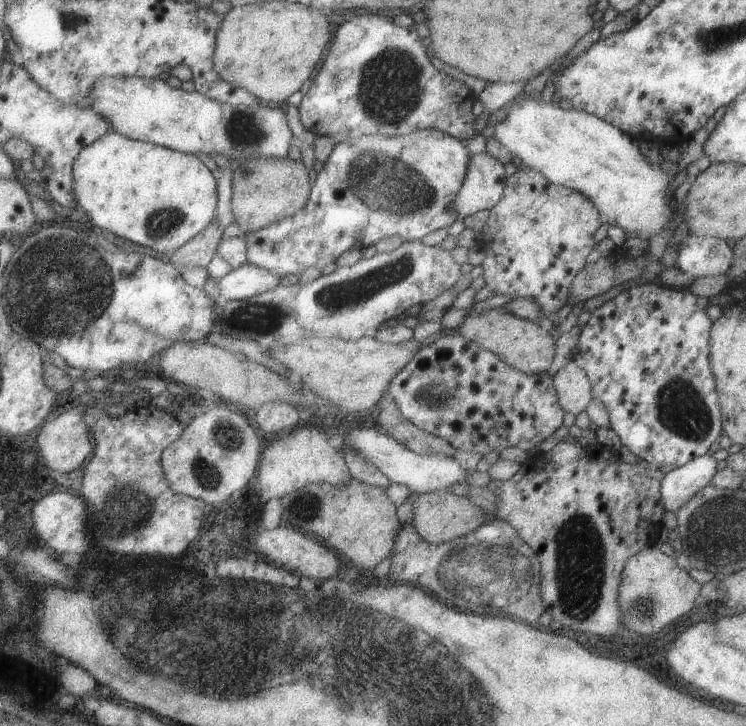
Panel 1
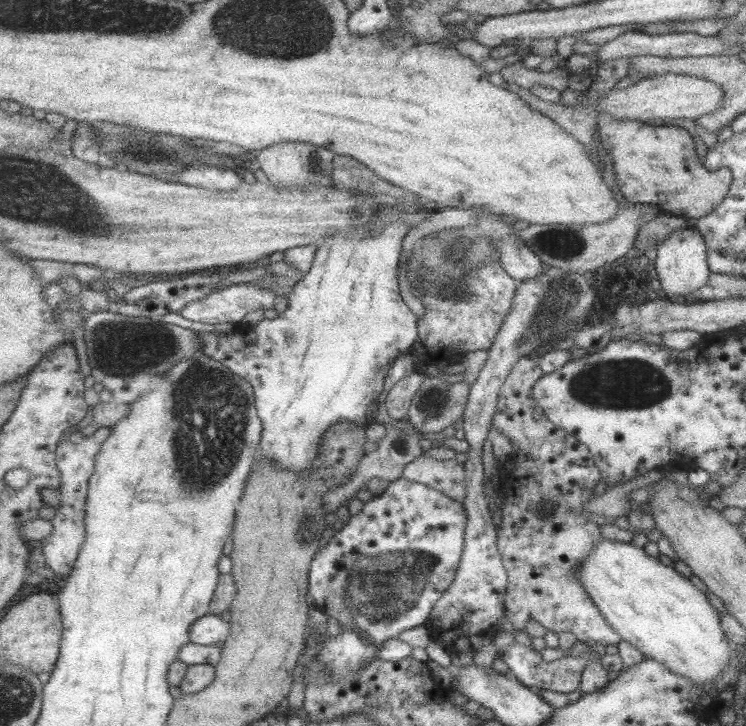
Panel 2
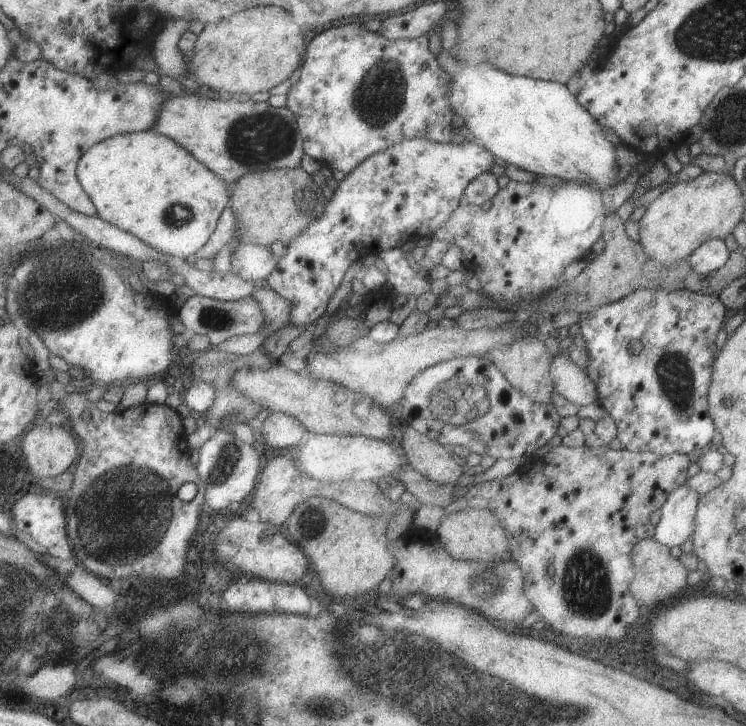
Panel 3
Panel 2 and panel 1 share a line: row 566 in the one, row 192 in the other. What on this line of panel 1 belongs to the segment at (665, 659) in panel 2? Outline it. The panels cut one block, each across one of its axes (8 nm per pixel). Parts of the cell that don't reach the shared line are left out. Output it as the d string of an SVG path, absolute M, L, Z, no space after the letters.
M520 93L505 104L507 115L503 122L495 123L497 140L513 156L520 158L522 164L544 175L550 183L567 187L588 198L596 206L603 222L611 227L619 227L624 232L633 232L637 238L649 243L671 218L675 200L673 193L669 194L669 188L675 175L665 173L660 165L651 164L639 151L635 137L622 133L608 122L603 122L603 119L573 108L563 110L555 104L556 98L552 102L543 103L538 95L513 102L519 96Z

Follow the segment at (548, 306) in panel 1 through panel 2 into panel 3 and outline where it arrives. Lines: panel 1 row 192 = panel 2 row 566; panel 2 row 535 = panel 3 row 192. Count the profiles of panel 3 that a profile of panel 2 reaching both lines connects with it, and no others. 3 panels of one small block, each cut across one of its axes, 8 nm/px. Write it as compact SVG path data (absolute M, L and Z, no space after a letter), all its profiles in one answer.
M508 181L505 187L497 190L488 210L462 202L449 222L434 232L434 238L458 246L462 251L464 268L479 277L483 285L481 292L491 296L495 302L510 305L523 301L526 295L541 298L543 293L557 288L562 283L561 274L568 264L588 258L590 246L602 235L604 218L601 191L592 185L579 181L564 181L548 186L534 181Z

